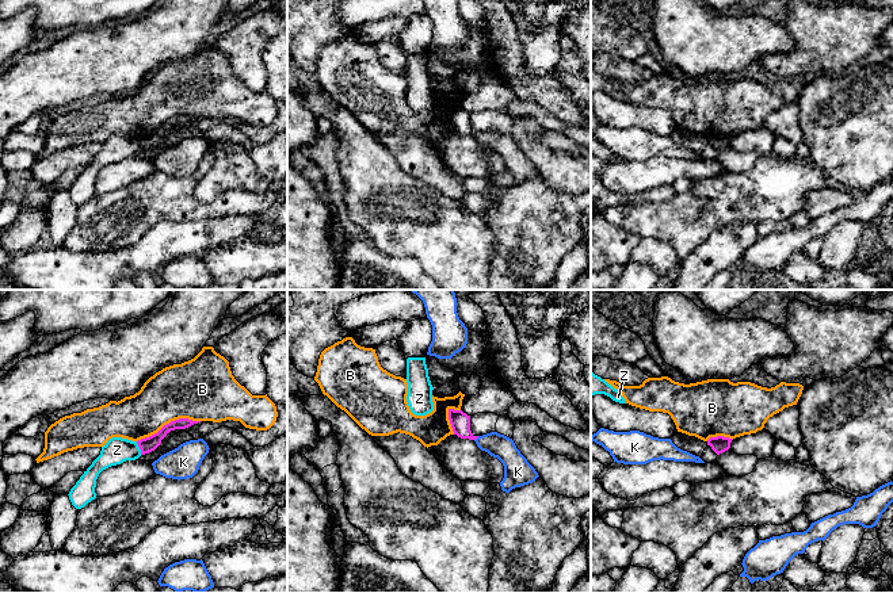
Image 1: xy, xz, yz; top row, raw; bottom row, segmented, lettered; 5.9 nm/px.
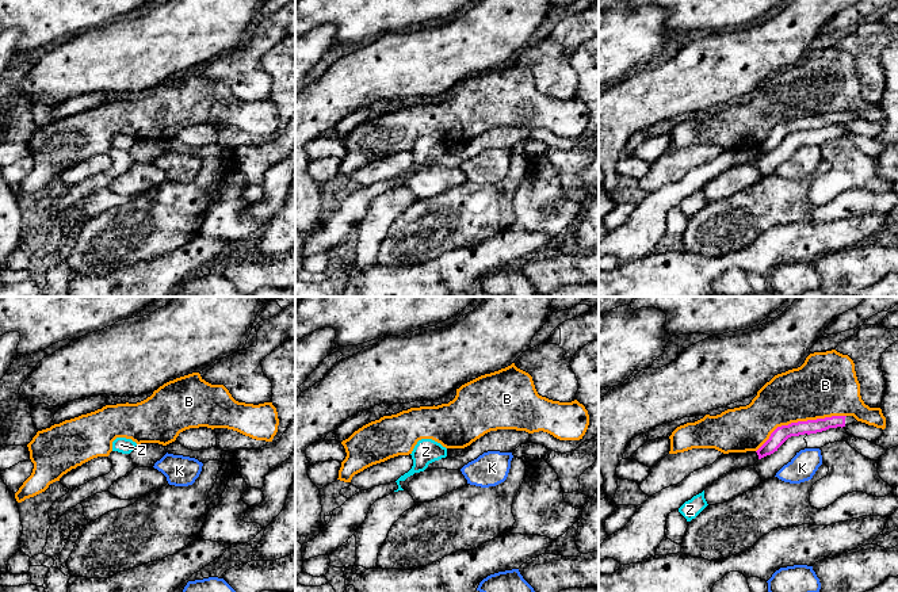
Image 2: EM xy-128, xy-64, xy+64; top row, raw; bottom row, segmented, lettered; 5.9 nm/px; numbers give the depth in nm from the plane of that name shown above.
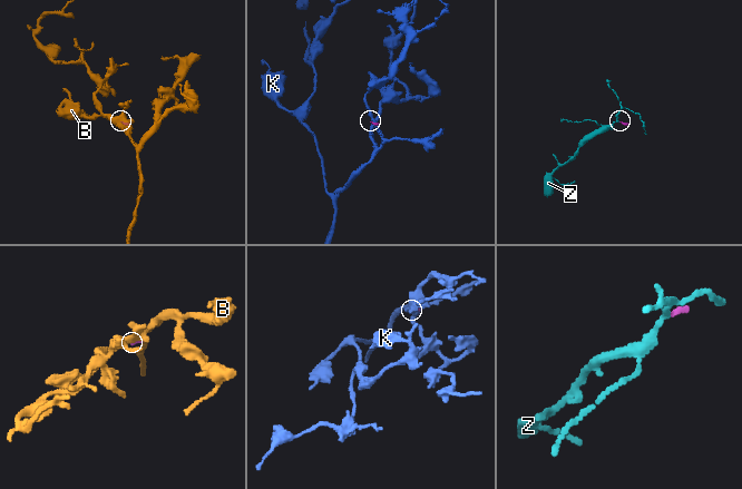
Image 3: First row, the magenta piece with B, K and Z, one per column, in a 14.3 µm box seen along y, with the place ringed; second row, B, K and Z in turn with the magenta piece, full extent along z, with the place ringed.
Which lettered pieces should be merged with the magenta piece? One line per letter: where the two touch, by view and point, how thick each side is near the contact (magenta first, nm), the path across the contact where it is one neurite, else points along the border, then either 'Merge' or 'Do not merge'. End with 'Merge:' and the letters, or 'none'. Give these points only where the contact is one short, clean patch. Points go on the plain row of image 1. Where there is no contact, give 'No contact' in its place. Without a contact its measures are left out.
B: Touches magenta at xy (170, 119). Thickness 90 nm (magenta) against 360 nm. Do not merge
K: Touches magenta at xz (476, 134). Thickness 120 nm (magenta) against 140 nm. Boundary: xz (479, 133), (474, 137). Do not merge
Z: Touches magenta at xy (140, 145). Thickness 90 nm (magenta) against 160 nm. Boundary: xy (136, 138), (141, 150). Do not merge
Merge: none

